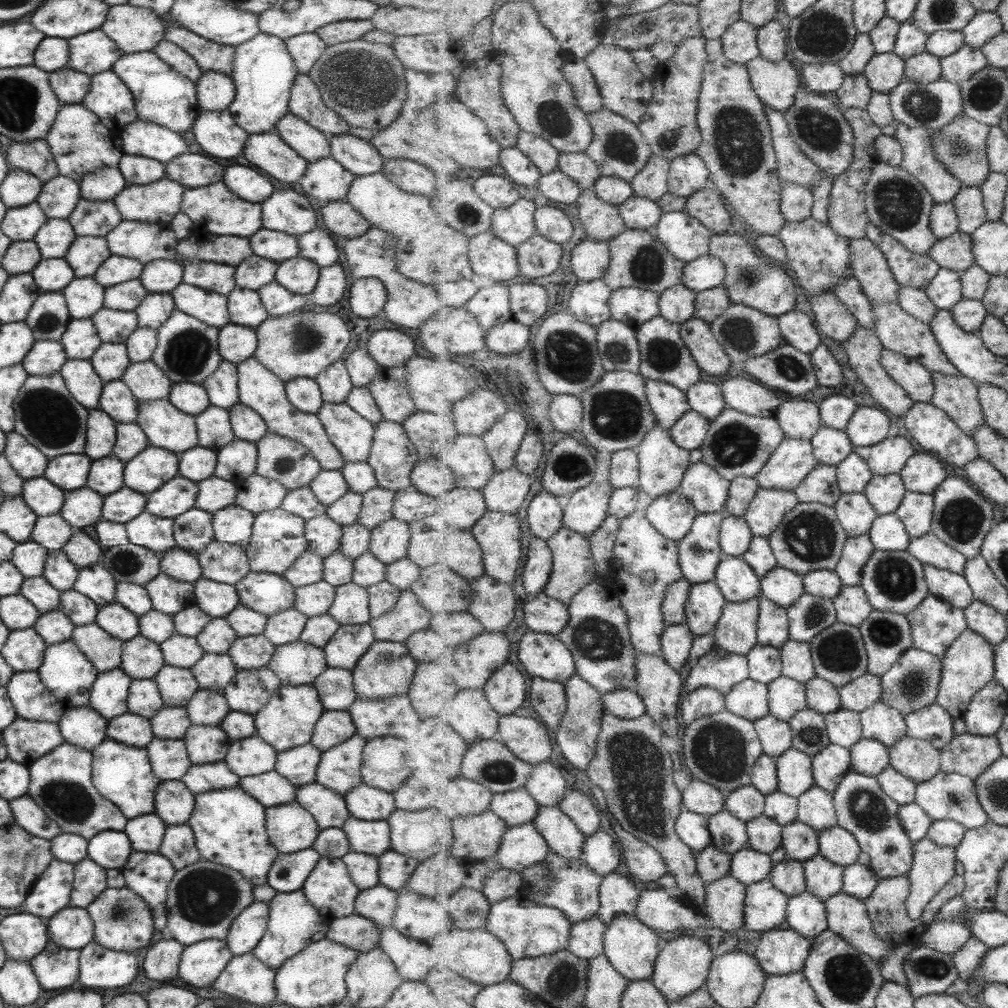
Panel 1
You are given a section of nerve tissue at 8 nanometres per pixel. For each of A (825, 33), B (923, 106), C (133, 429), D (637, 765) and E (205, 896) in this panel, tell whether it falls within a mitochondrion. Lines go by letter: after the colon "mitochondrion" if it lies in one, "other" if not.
A: mitochondrion
B: mitochondrion
C: other
D: mitochondrion
E: mitochondrion

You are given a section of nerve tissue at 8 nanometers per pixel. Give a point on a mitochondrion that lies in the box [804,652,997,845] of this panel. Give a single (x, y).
(871, 814)

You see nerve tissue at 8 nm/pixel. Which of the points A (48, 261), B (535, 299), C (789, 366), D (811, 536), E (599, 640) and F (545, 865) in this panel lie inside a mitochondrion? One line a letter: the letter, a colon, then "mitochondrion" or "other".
A: other
B: other
C: mitochondrion
D: mitochondrion
E: mitochondrion
F: other

